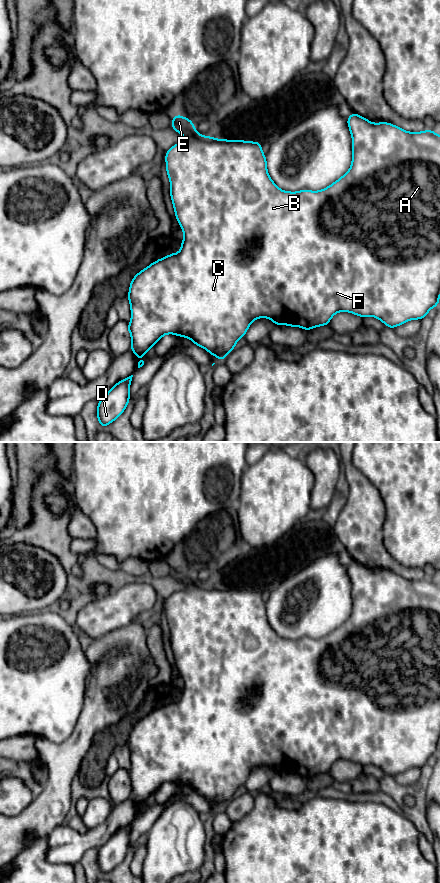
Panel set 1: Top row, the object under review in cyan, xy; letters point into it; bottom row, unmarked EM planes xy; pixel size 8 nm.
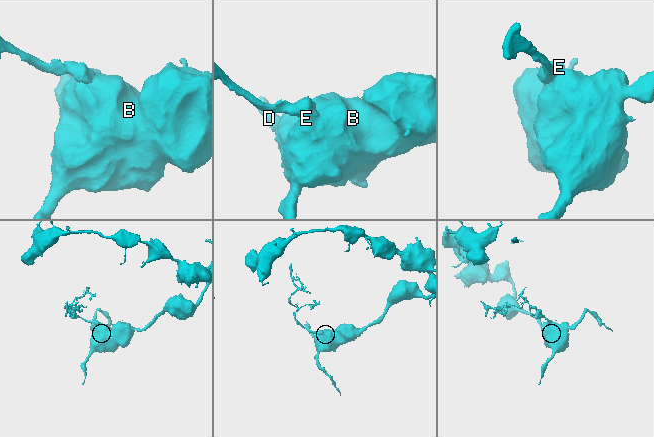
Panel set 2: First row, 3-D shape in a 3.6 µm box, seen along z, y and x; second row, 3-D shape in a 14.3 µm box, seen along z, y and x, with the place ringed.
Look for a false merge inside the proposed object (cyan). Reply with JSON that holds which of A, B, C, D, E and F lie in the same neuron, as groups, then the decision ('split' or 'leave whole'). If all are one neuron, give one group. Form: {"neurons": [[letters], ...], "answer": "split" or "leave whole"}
{"neurons": [["A", "B", "C", "D", "F"], ["E"]], "answer": "split"}

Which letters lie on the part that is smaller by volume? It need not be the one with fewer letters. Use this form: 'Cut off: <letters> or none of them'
Cut off: E

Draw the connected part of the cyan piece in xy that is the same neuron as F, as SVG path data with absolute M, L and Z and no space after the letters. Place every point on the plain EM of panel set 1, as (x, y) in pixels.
M352 561L347 566L347 572L352 585L352 611L350 617L334 631L319 639L304 637L297 640L290 640L281 638L268 622L267 609L261 596L261 590L226 588L223 586L216 587L211 584L203 583L188 584L185 586L184 590L173 593L166 600L166 620L170 629L169 641L172 647L176 667L184 681L184 687L181 690L181 697L178 701L171 701L170 703L151 711L145 717L137 721L130 730L127 746L130 750L131 768L126 776L131 783L131 798L135 804L141 807L164 783L174 782L176 784L191 787L195 793L207 798L210 803L217 804L219 809L223 809L227 802L234 798L238 788L245 784L252 770L258 766L268 766L272 768L275 773L288 773L292 776L298 774L308 779L318 774L328 773L331 766L338 760L350 760L361 766L372 764L382 769L385 774L393 777L410 768L421 768L427 764L428 760L433 755L438 754L440 746L440 583L428 577L422 580L408 580L396 573L383 569L380 571L372 571L356 561Z

